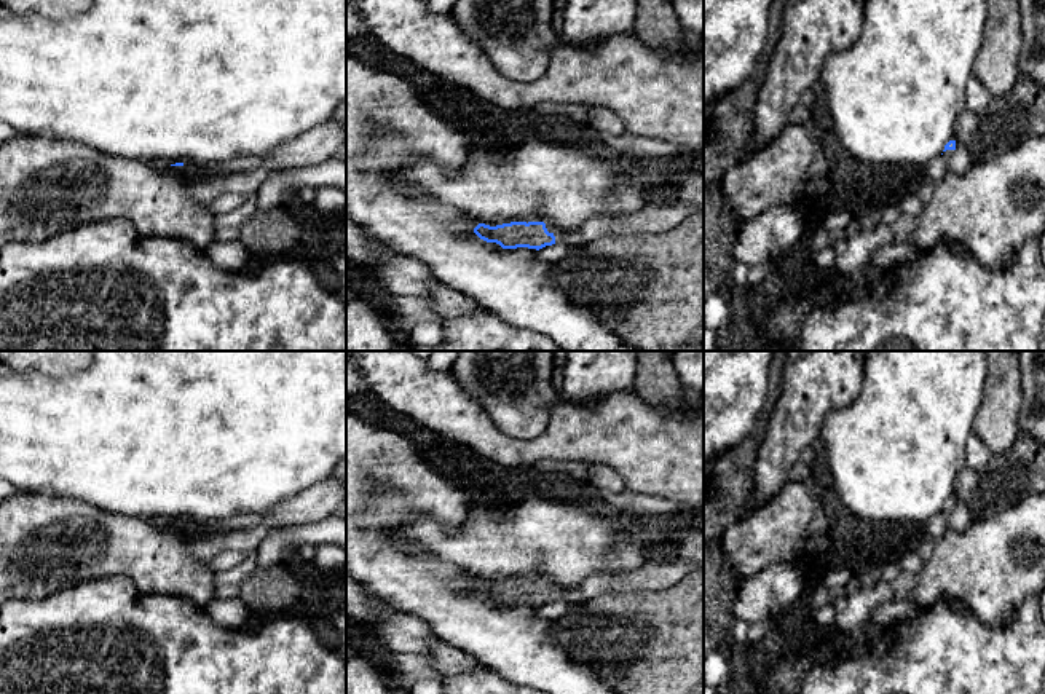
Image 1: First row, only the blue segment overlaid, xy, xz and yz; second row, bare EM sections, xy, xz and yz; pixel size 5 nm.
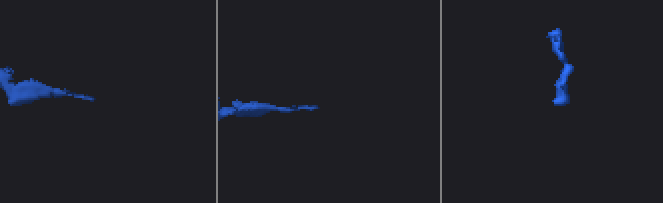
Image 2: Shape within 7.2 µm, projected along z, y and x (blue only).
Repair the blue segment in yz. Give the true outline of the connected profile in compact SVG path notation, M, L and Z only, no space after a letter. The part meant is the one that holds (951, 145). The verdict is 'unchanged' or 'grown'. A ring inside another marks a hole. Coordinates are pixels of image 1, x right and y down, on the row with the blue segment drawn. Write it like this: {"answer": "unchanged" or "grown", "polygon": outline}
{"answer": "grown", "polygon": "M949 140L944 145L943 153L925 164L924 169L927 179L930 179L933 183L938 183L944 177L944 174L949 171L949 161L954 155L954 150L956 150L956 140Z"}

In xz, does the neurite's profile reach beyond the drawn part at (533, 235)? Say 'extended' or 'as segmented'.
extended

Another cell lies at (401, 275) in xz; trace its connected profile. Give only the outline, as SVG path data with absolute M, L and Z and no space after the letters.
M402 254L367 265L367 268L392 295L426 298L439 284L424 263Z

